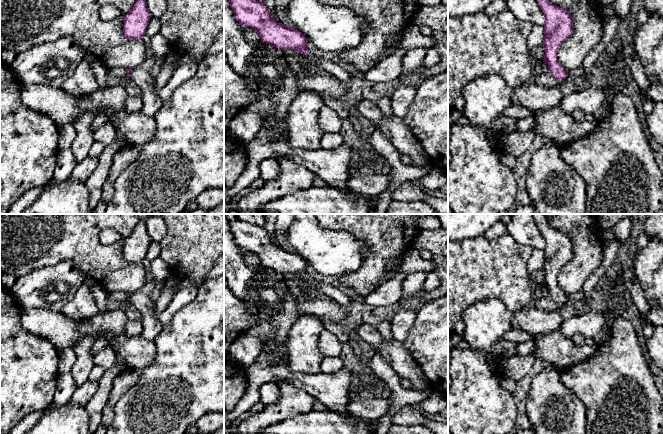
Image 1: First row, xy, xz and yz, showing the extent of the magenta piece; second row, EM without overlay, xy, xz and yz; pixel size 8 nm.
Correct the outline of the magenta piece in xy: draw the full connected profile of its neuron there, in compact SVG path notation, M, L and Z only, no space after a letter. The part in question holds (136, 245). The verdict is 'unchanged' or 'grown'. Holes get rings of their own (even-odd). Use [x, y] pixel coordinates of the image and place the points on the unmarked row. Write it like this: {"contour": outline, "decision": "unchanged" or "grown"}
{"contour": "M139 221L124 241L123 256L127 263L142 263L146 258L151 238L144 221Z", "decision": "unchanged"}

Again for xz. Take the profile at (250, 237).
{"contour": "M240 220L229 222L236 244L244 251L254 253L261 266L280 274L292 273L295 277L309 279L308 263L300 255L277 246L263 226Z", "decision": "unchanged"}

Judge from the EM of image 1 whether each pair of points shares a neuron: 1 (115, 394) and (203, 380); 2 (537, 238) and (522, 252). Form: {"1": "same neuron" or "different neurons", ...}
{"1": "different neurons", "2": "different neurons"}

